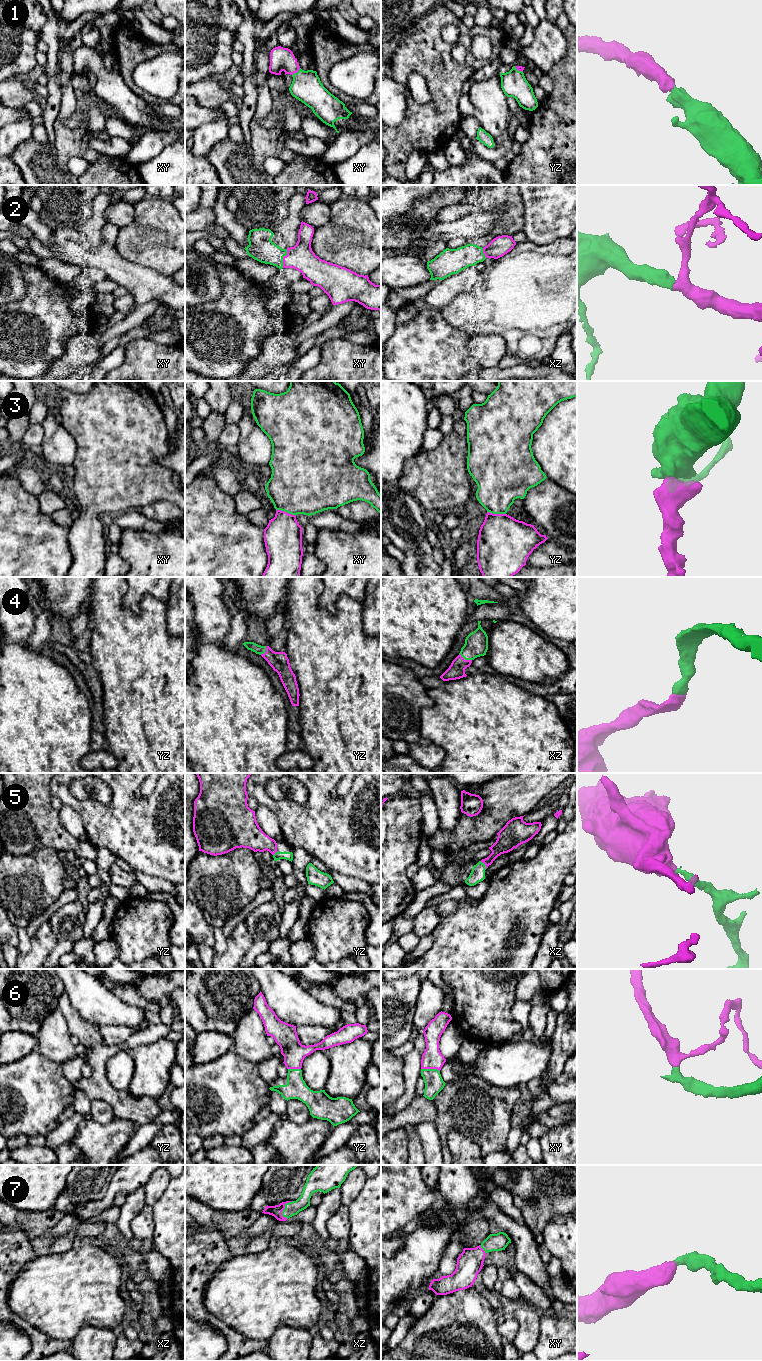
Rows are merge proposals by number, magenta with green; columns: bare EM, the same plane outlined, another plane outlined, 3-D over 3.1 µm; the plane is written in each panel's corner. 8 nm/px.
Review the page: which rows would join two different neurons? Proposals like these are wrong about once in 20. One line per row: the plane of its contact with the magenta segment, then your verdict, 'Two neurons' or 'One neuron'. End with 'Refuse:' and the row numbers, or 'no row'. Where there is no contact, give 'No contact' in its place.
1: Touches magenta in xy. One neuron
2: Touches magenta in xy. One neuron
3: Touches magenta in xy. One neuron
4: Touches magenta in xz. One neuron
5: Touches magenta in xz. One neuron
6: Touches magenta in xy. One neuron
7: Touches magenta in xz. One neuron
Refuse: no row

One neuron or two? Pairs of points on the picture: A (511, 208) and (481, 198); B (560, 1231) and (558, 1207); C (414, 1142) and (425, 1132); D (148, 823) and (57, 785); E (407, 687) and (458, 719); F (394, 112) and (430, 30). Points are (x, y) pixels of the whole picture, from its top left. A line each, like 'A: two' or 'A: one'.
A: one
B: two
C: two
D: one
E: two
F: two

